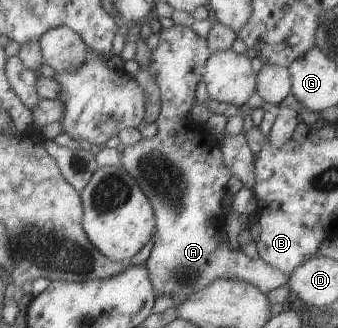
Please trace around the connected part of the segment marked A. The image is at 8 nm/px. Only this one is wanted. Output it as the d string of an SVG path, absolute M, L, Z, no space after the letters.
M174 24L170 28L158 28L158 43L150 52L150 59L146 68L152 81L158 86L159 101L161 102L158 117L155 119L156 135L146 139L140 138L133 145L122 146L120 168L124 169L140 187L140 191L150 202L150 207L154 212L155 231L153 235L153 246L148 258L145 260L146 275L150 279L152 289L157 296L172 297L174 301L184 301L192 293L204 289L210 285L214 279L240 279L250 285L254 285L263 294L285 285L288 275L280 273L264 263L260 257L249 258L240 250L234 250L228 241L221 236L220 230L216 230L216 225L224 221L222 216L226 216L226 209L222 201L226 199L226 183L232 173L228 167L222 163L221 149L214 137L206 133L206 128L201 123L196 123L188 113L194 100L196 85L202 80L204 65L211 54L207 41L198 37L190 27L182 27Z

